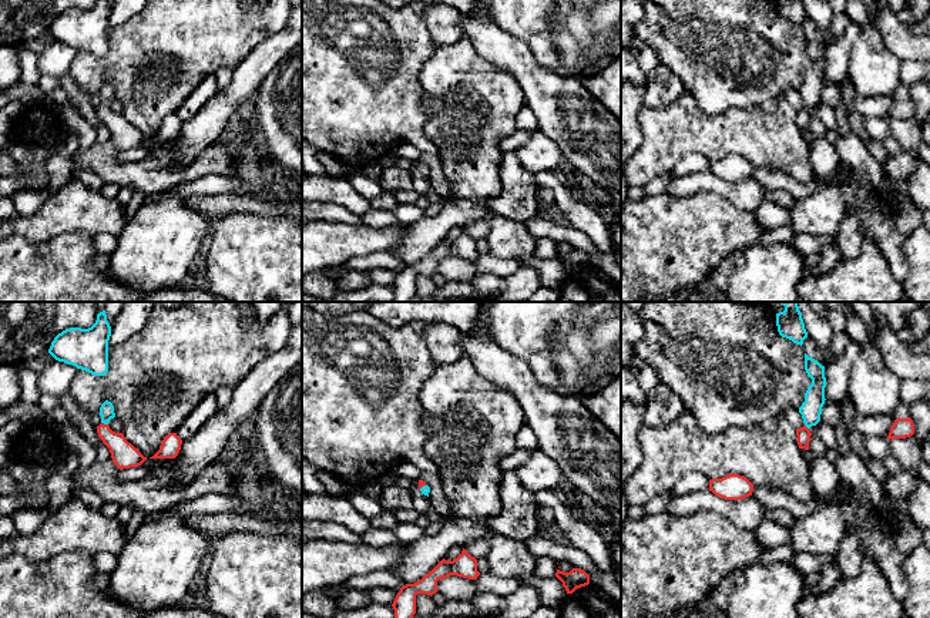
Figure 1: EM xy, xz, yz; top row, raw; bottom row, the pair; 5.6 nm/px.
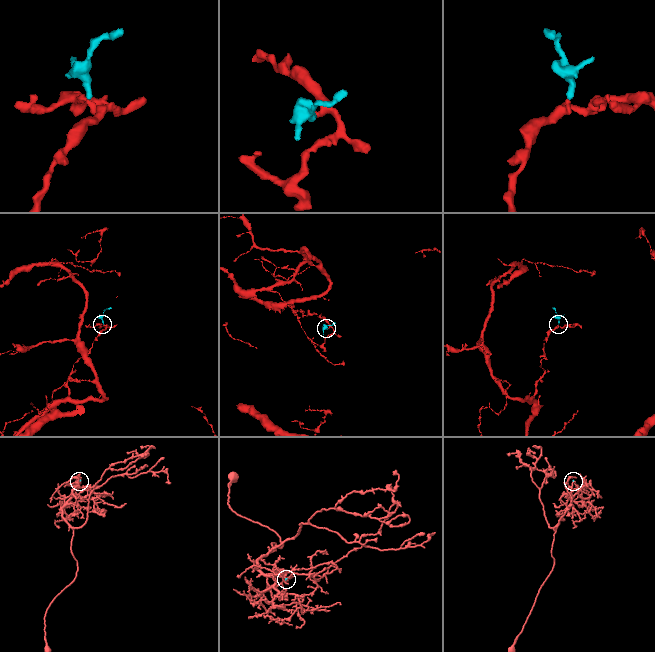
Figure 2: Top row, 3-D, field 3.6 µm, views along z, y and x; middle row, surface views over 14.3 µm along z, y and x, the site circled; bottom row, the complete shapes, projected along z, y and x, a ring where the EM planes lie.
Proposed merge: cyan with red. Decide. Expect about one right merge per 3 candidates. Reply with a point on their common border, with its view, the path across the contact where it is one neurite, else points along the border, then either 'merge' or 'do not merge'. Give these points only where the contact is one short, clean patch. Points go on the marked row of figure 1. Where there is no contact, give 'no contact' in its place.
meets cyan in xy at (104, 423); runs through xy (107, 409), (104, 423), (104, 432), (124, 454); merge

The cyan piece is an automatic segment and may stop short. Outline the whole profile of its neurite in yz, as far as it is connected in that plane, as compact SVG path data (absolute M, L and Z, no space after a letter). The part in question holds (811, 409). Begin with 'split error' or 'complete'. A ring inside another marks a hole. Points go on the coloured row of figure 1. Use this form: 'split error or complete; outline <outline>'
split error; outline M805 353L805 370L812 379L812 384L805 393L805 402L799 407L805 426L796 429L799 449L809 450L810 427L820 421L822 407L825 404L825 366Z

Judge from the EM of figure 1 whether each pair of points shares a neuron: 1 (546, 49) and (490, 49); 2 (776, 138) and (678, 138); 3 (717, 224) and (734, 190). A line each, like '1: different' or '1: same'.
1: different
2: same
3: different

